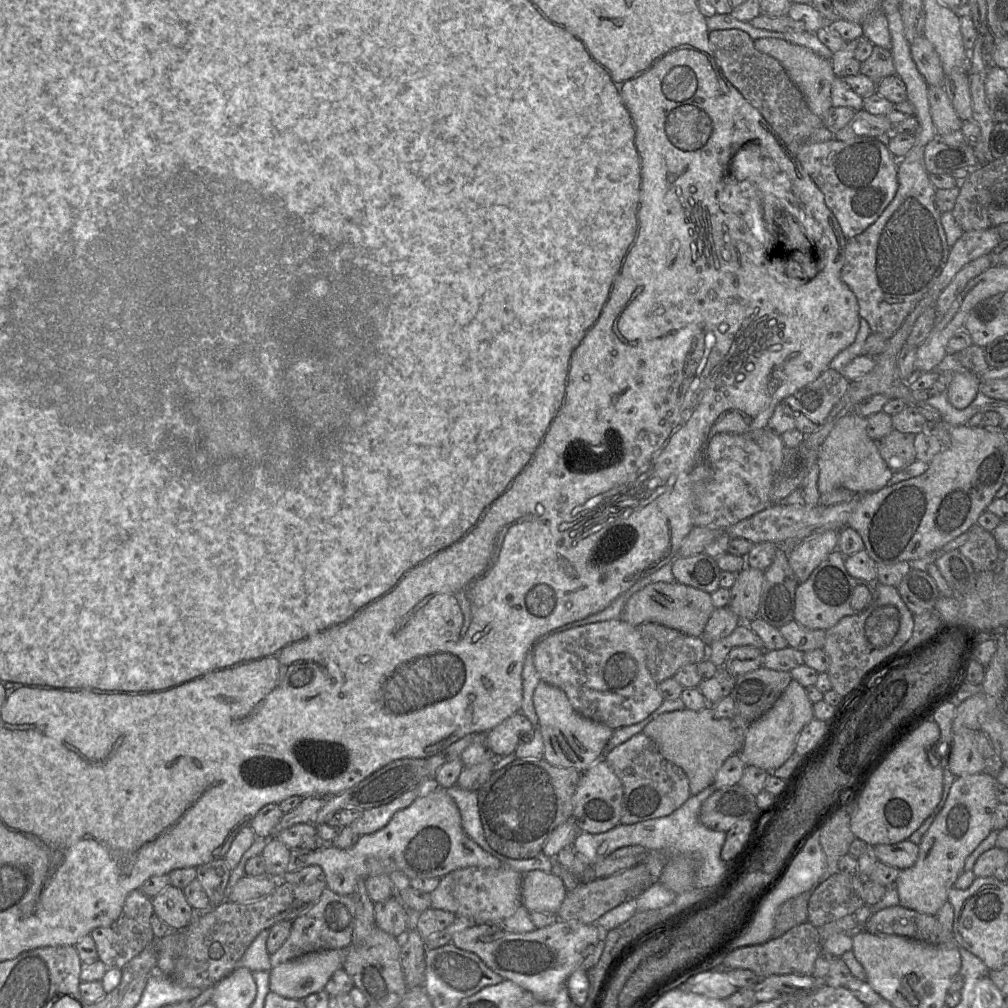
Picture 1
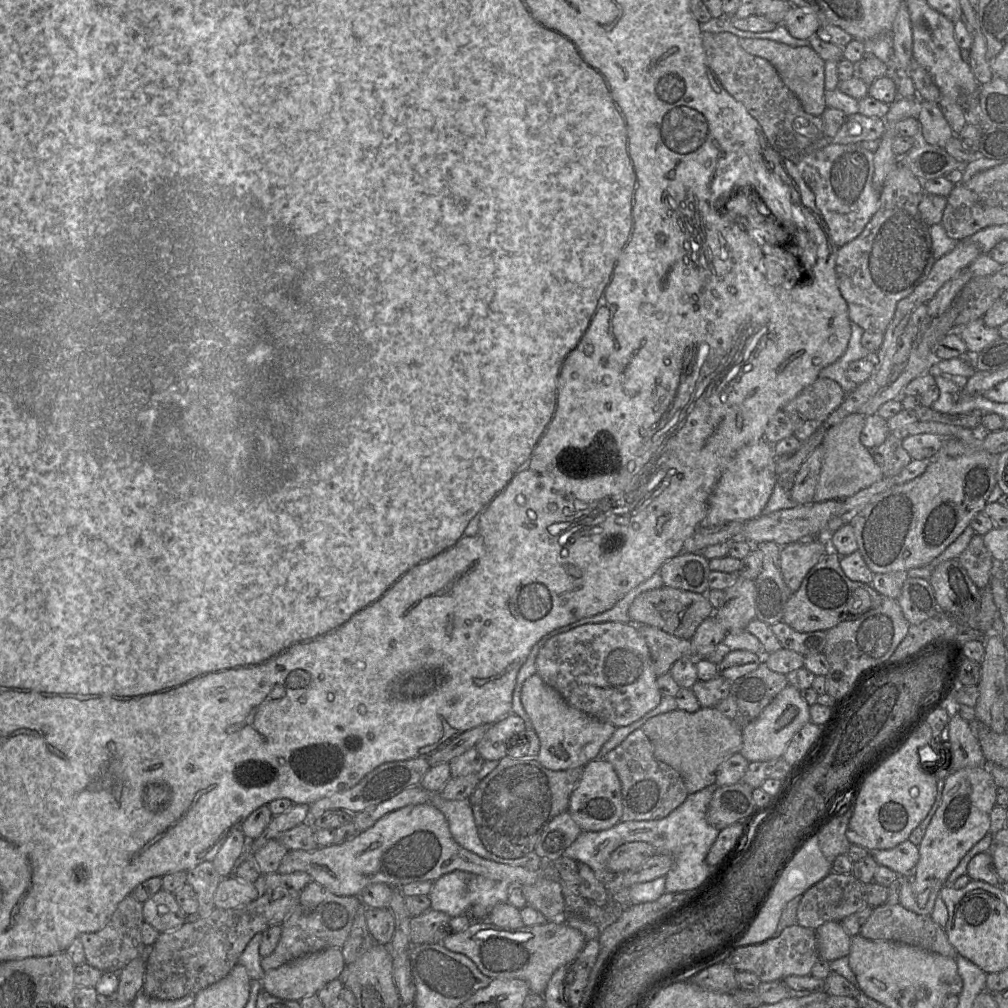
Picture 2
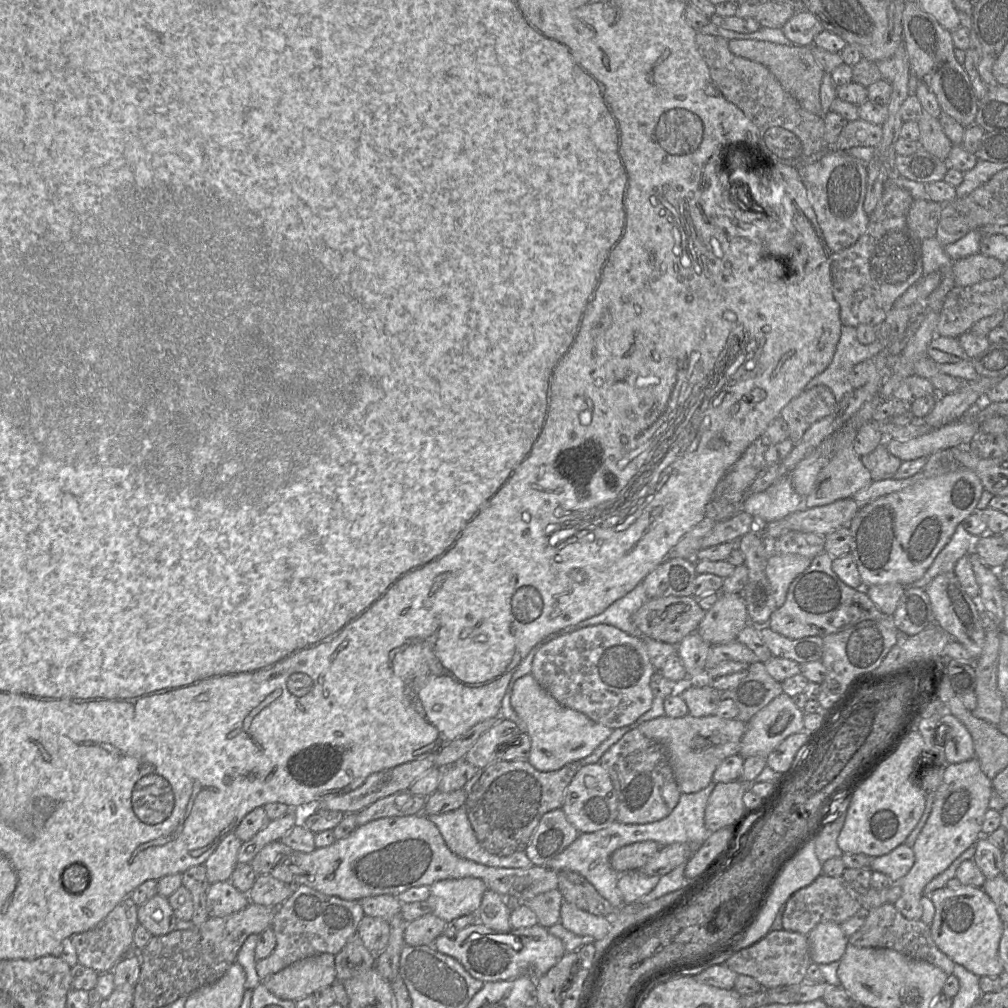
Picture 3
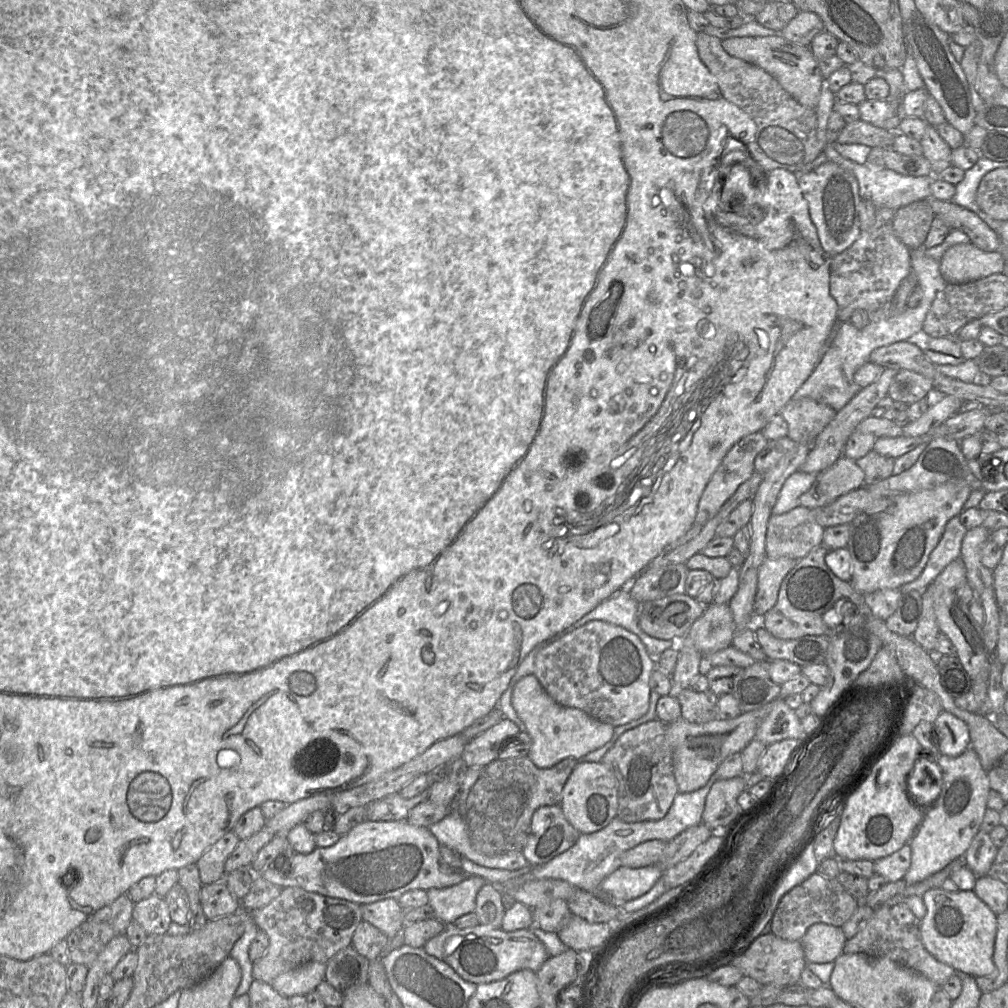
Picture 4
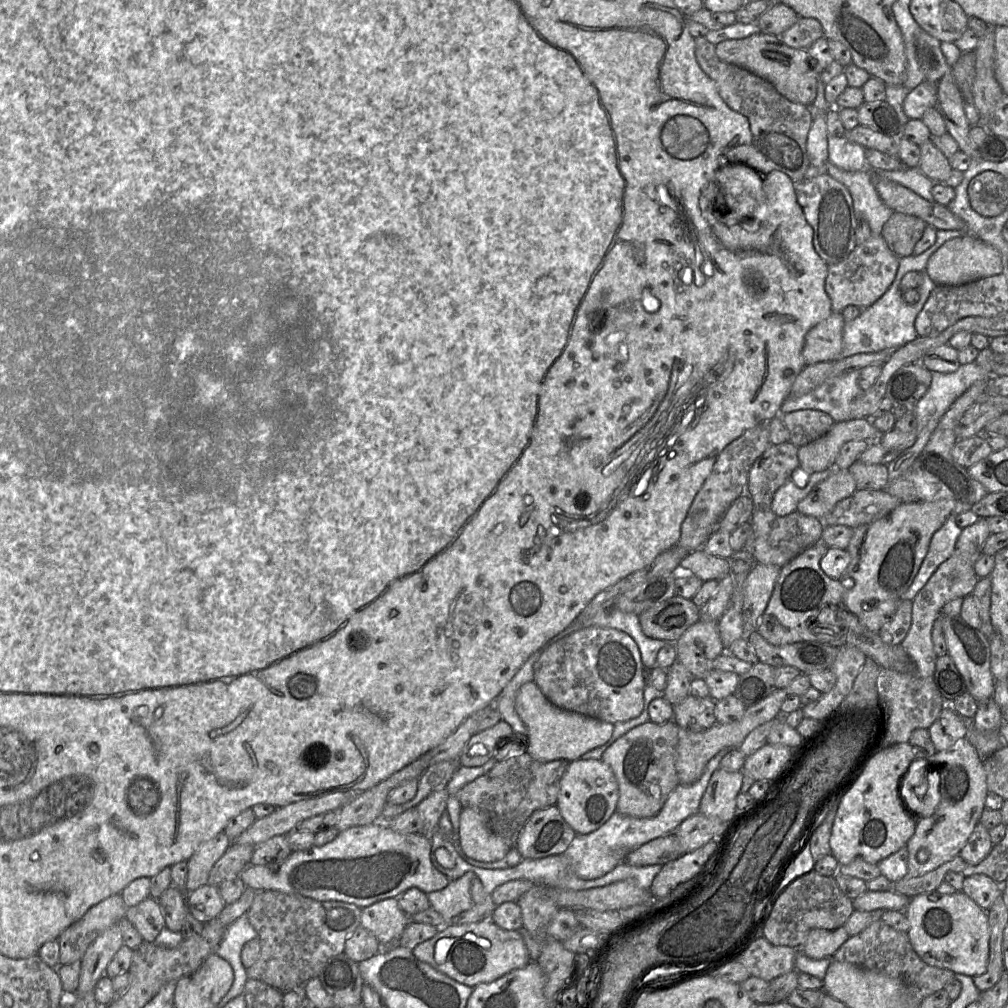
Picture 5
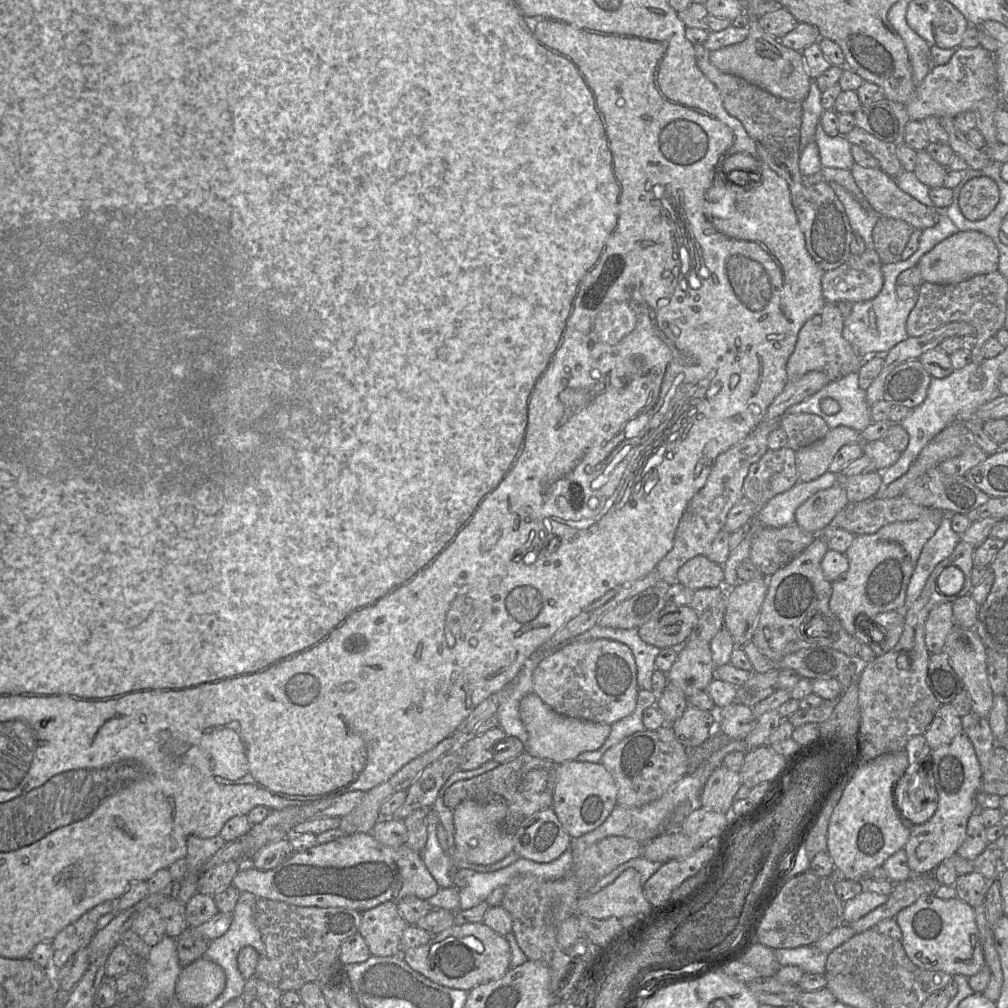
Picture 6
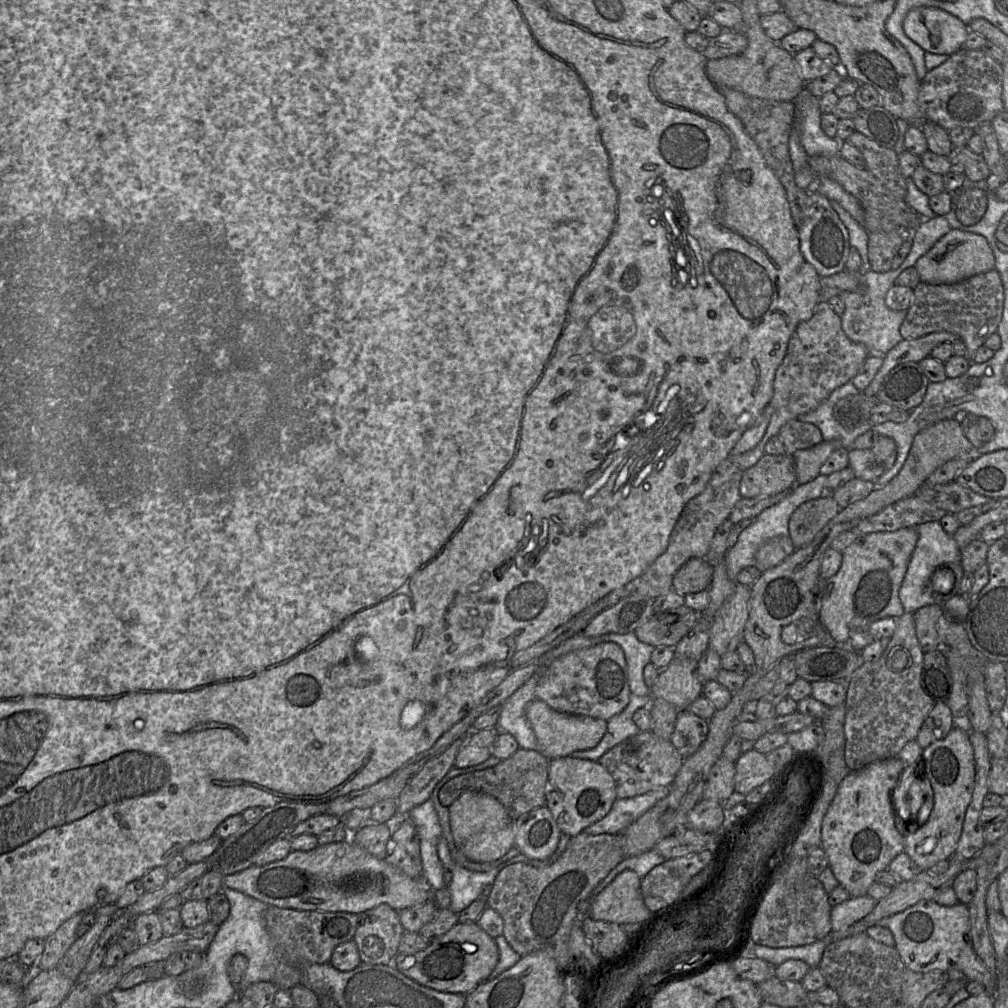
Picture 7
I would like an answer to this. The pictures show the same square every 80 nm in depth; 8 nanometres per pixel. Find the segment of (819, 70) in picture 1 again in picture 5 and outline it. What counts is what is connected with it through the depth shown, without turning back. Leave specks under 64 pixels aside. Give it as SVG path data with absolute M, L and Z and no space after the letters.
M760 32L746 38L730 39L715 46L715 53L724 62L744 68L770 82L785 98L810 107L817 94L818 76L809 64L807 49L792 48L780 36Z

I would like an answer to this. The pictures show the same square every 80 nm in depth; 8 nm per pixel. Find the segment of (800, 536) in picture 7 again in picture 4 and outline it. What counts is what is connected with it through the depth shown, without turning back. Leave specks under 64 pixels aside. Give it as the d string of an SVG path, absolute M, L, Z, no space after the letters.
M839 457L834 464L816 475L811 488L799 498L799 505L817 509L864 486L864 472L856 460Z

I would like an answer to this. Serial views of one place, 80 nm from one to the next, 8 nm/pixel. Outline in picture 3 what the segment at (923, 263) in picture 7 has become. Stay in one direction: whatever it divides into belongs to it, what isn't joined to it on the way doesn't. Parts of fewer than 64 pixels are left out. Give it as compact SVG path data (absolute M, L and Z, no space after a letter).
M977 253L955 260L952 275L956 286L969 286L1001 276L1004 267L998 259Z

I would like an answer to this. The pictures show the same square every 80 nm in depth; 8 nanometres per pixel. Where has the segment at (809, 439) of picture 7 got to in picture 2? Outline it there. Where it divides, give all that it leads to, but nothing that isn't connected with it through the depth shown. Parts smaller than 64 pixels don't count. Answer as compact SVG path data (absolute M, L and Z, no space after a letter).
M818 377L783 407L793 423L793 435L801 442L806 441L825 425L825 419L839 407L845 396L839 383Z

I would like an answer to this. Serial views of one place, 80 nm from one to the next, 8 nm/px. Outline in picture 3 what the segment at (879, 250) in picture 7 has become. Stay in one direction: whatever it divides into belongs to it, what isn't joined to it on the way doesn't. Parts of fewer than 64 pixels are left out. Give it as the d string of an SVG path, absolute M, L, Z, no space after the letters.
M930 199L915 200L907 215L911 234L921 241L935 237L943 205Z

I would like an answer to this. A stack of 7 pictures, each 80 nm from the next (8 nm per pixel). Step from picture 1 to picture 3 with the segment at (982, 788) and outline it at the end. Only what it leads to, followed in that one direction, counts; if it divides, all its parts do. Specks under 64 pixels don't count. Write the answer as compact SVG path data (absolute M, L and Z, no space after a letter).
M978 759L948 764L943 781L934 794L934 803L926 824L912 849L915 856L911 870L899 881L902 893L894 903L896 909L909 920L919 920L923 913L921 898L925 886L945 871L953 861L982 837L982 823L993 790L992 779L981 769Z

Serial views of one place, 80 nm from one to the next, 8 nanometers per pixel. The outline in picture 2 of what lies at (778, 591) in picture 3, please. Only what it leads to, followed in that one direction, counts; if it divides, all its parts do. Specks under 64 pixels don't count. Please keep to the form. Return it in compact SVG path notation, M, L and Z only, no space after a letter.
M808 539L781 547L780 568L792 593L797 591L808 572L828 552L825 539Z

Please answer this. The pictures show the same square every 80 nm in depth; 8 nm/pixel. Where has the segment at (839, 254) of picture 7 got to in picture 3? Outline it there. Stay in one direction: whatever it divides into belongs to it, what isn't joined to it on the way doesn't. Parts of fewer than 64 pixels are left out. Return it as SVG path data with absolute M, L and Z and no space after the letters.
M826 148L822 155L800 169L811 206L831 254L853 245L866 231L868 214L864 211L867 189L867 164L846 151Z

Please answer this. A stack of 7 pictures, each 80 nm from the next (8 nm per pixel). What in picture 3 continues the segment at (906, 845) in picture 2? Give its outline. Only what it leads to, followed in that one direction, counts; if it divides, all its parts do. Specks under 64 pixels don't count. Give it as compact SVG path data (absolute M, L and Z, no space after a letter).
M903 843L888 854L871 857L870 869L885 874L891 881L900 881L911 870L914 861L913 849Z

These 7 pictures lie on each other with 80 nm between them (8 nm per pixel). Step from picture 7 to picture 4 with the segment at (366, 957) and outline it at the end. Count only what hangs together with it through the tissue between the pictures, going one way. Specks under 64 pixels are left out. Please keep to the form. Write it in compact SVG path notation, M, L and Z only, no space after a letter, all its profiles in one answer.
M385 898L361 905L362 920L371 923L389 939L404 928L403 909L397 899Z

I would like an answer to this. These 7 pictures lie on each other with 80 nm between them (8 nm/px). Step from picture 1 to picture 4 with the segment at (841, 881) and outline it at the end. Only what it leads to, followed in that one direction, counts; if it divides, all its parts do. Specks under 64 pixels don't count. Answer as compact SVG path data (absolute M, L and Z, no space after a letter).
M816 872L781 898L771 920L771 933L788 941L801 941L807 930L816 923L842 927L859 905L837 878L826 878Z

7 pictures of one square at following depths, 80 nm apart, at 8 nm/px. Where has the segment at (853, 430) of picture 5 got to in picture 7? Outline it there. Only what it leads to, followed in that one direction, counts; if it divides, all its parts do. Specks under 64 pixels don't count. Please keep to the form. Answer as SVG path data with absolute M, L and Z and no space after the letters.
M822 441L810 448L793 454L796 469L796 484L805 484L820 475L820 468L839 446L834 441Z

